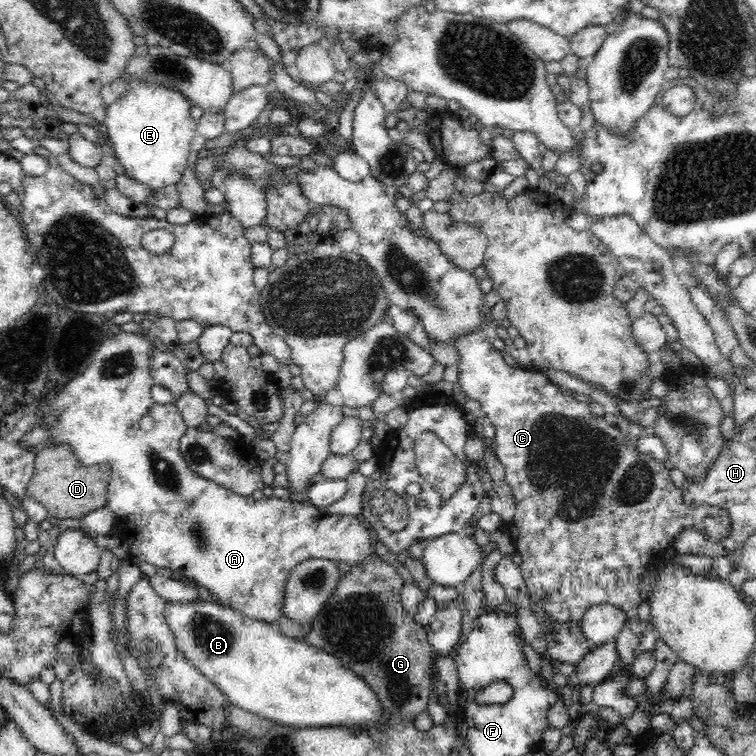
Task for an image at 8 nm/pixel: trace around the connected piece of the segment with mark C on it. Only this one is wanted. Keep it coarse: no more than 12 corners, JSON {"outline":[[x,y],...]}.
{"outline":[[478,330],[459,383],[495,428],[531,601],[642,617],[647,567],[726,508]]}

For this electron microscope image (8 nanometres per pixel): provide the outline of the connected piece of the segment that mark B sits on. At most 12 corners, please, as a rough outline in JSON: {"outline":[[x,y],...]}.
{"outline":[[217,602],[168,603],[229,704],[296,728],[380,727],[336,656]]}

